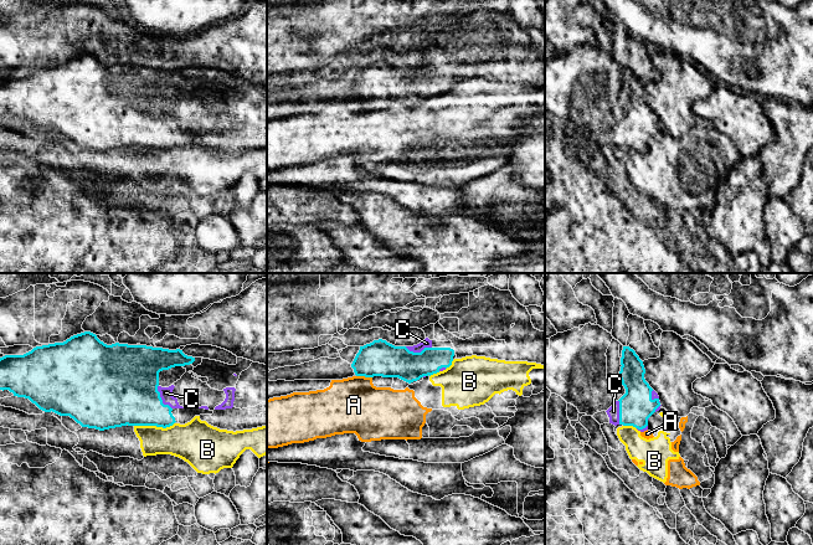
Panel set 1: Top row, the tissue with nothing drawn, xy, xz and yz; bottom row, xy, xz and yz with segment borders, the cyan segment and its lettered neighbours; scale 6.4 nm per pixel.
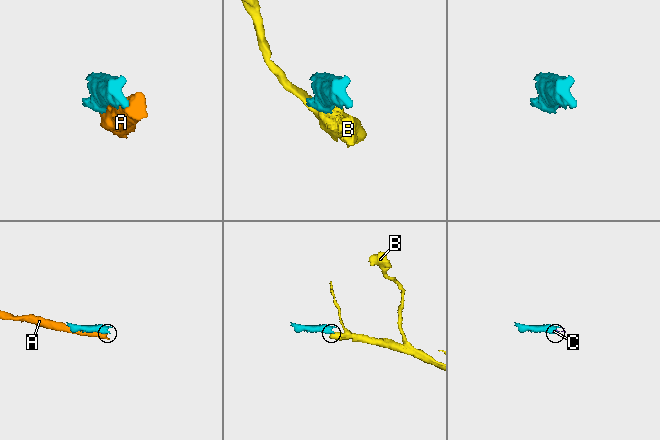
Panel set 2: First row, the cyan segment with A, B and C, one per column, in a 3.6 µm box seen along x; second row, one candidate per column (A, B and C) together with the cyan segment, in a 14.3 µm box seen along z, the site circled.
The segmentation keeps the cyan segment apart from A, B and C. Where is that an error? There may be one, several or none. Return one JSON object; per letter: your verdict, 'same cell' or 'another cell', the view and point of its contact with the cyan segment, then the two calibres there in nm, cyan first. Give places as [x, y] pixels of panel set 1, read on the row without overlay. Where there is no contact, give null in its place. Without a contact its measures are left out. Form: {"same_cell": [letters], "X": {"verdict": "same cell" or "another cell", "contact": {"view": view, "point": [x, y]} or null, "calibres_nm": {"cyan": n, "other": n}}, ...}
{"same_cell": ["C"], "A": {"verdict": "another cell", "contact": {"view": "xz", "point": [364, 97]}, "calibres_nm": {"cyan": 220, "other": 360}}, "B": {"verdict": "another cell", "contact": {"view": "xy", "point": [154, 147]}, "calibres_nm": {"cyan": 380, "other": 240}}, "C": {"verdict": "same cell", "contact": {"view": "xy", "point": [160, 121]}, "calibres_nm": {"cyan": 440, "other": 80}}}

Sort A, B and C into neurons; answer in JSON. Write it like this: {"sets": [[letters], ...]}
{"sets": [["A", "B"], ["C"]]}

